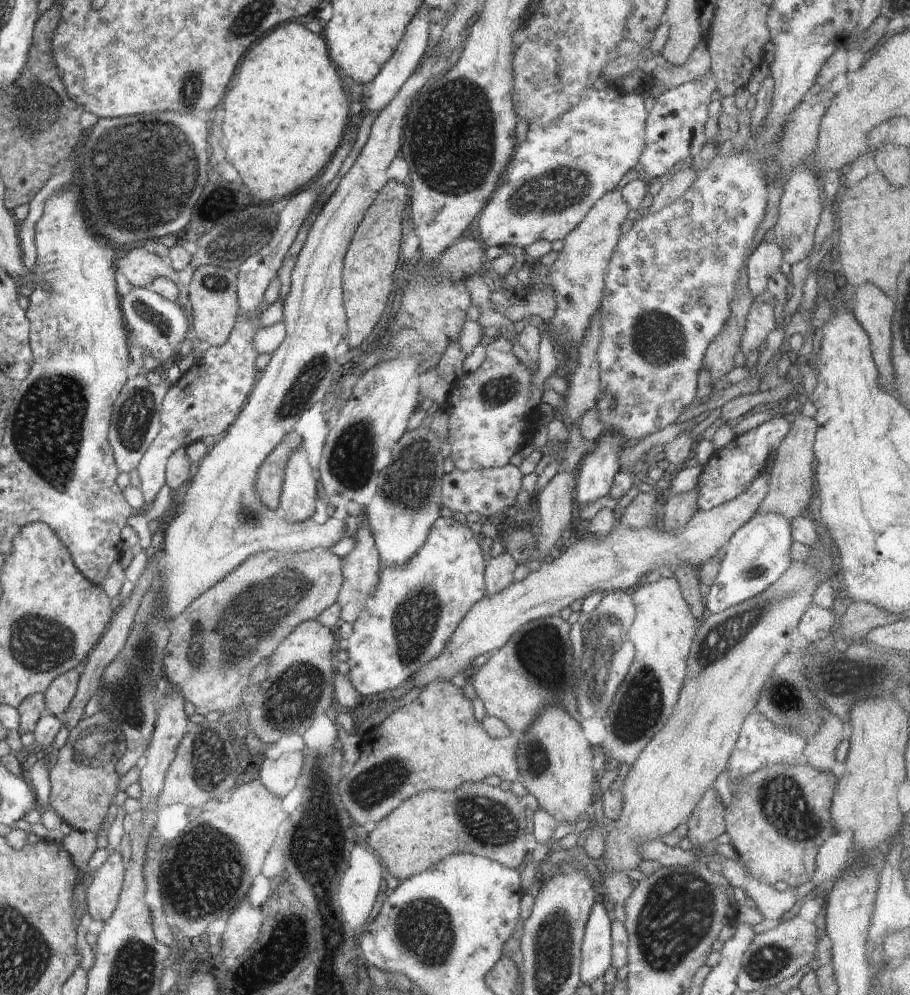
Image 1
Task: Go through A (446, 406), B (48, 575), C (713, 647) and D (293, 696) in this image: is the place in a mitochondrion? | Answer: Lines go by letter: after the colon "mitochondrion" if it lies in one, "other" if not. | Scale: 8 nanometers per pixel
A: other
B: other
C: mitochondrion
D: mitochondrion

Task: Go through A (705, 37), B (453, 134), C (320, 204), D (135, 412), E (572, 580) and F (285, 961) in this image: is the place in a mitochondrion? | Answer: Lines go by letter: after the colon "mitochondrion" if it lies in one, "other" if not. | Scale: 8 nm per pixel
A: other
B: mitochondrion
C: other
D: mitochondrion
E: other
F: mitochondrion

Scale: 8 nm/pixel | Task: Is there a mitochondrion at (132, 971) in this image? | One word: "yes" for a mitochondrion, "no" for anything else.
yes

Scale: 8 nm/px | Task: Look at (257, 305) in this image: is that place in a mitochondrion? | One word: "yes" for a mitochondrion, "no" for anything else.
no

